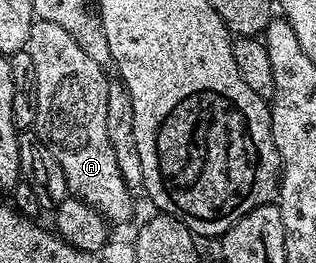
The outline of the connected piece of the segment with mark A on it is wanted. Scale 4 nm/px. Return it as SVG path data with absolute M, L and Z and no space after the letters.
M36 20L35 26L29 31L27 40L27 54L33 59L33 68L37 71L37 115L35 116L34 132L39 132L38 140L55 156L55 162L65 171L65 183L70 196L76 197L78 201L83 201L87 205L94 205L99 213L107 218L108 222L127 221L131 216L134 207L133 195L129 187L125 187L125 179L121 179L121 171L117 168L117 155L113 155L113 143L109 143L109 131L105 131L105 99L107 98L107 83L109 80L105 69L93 61L85 51L78 46L77 40L65 31L64 27L59 27L55 23Z

